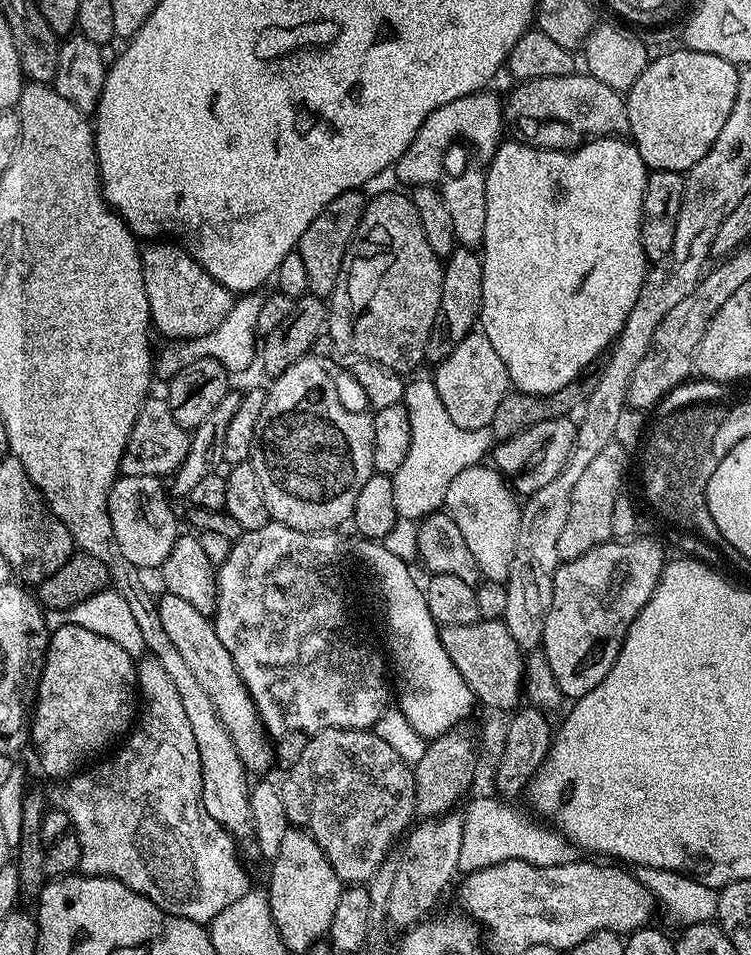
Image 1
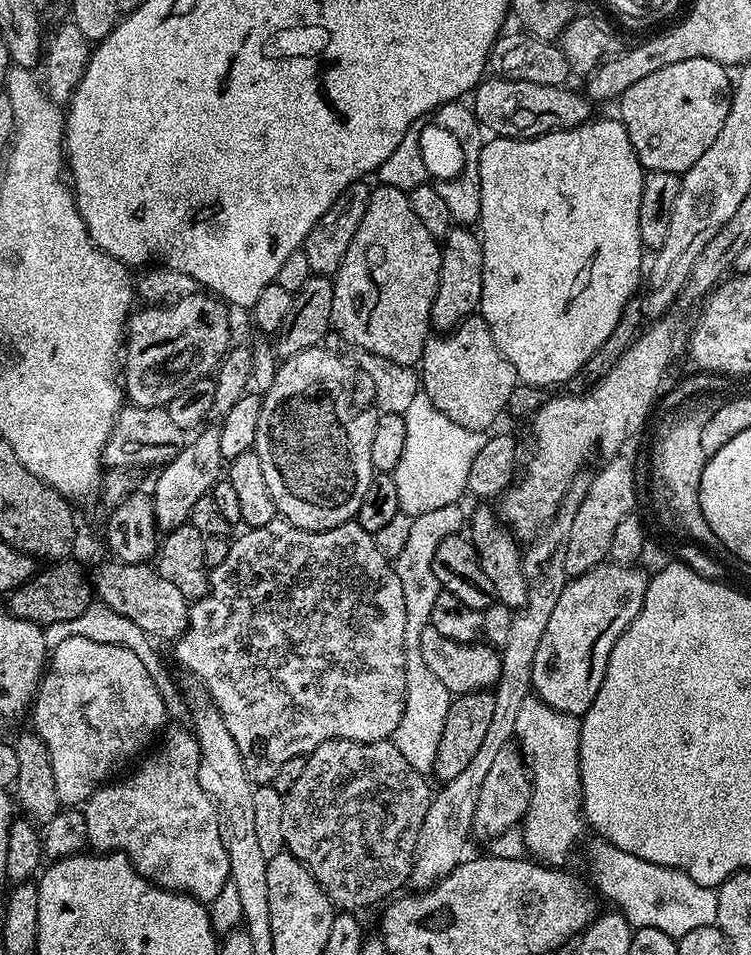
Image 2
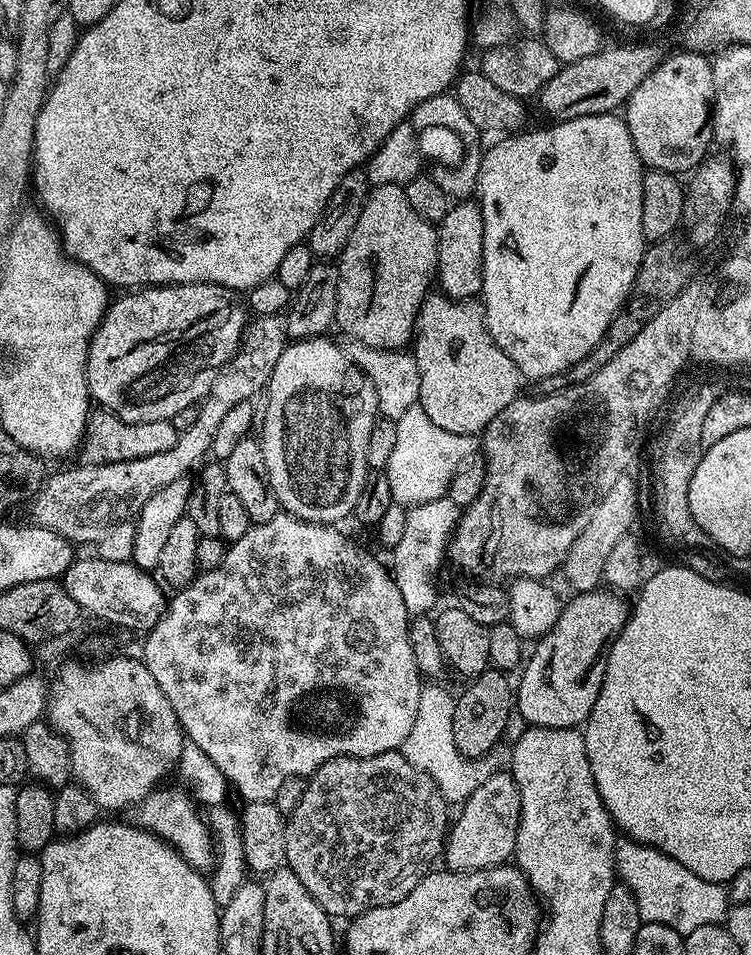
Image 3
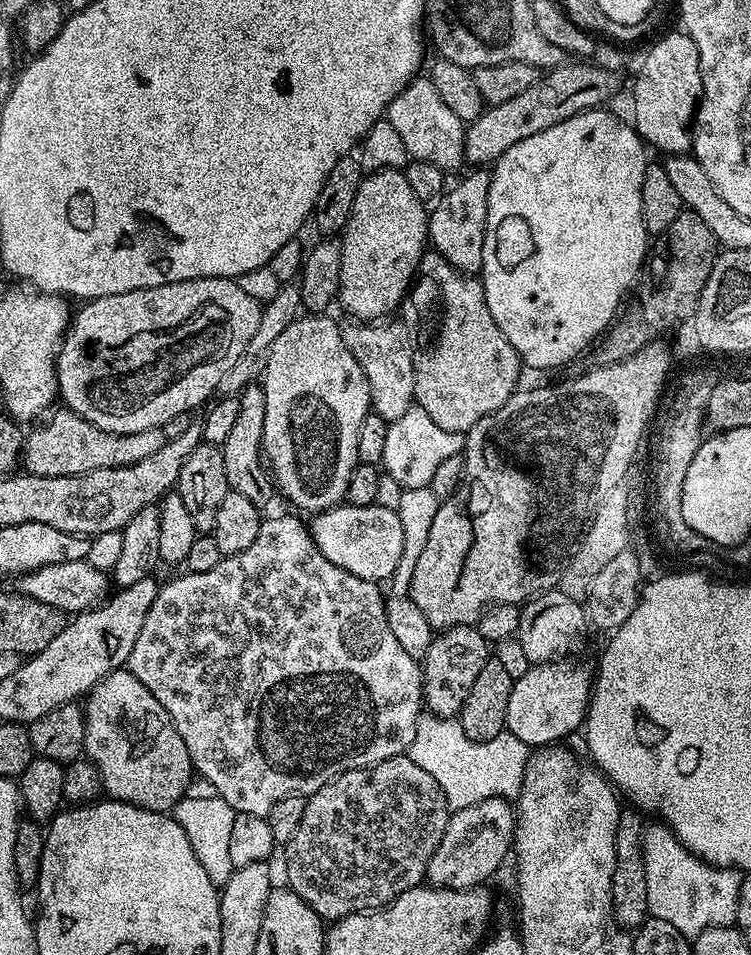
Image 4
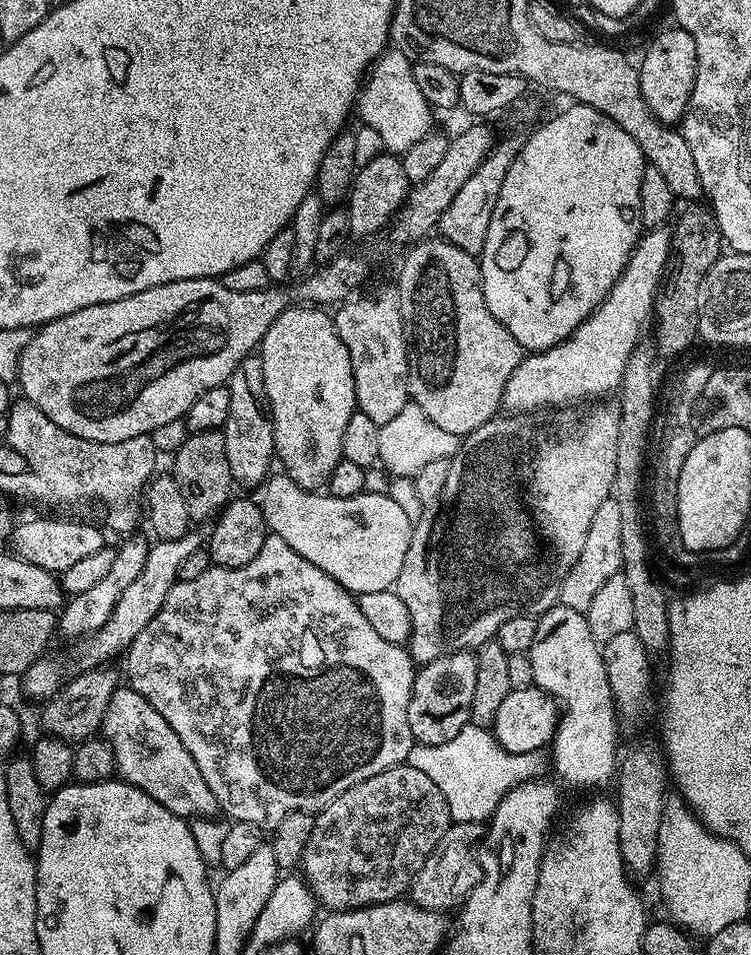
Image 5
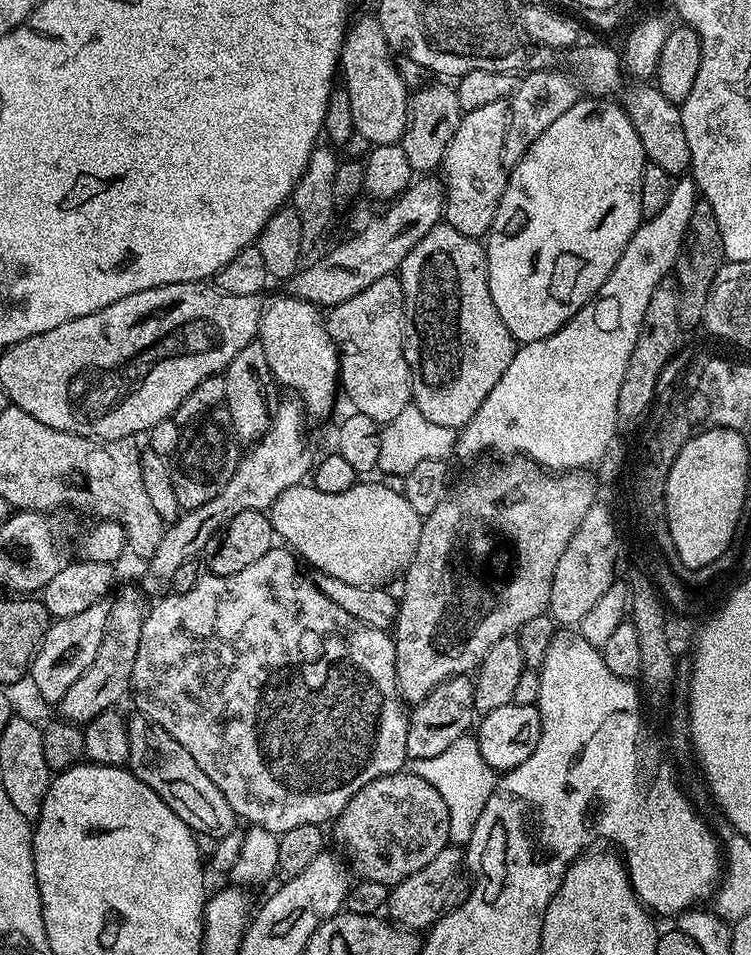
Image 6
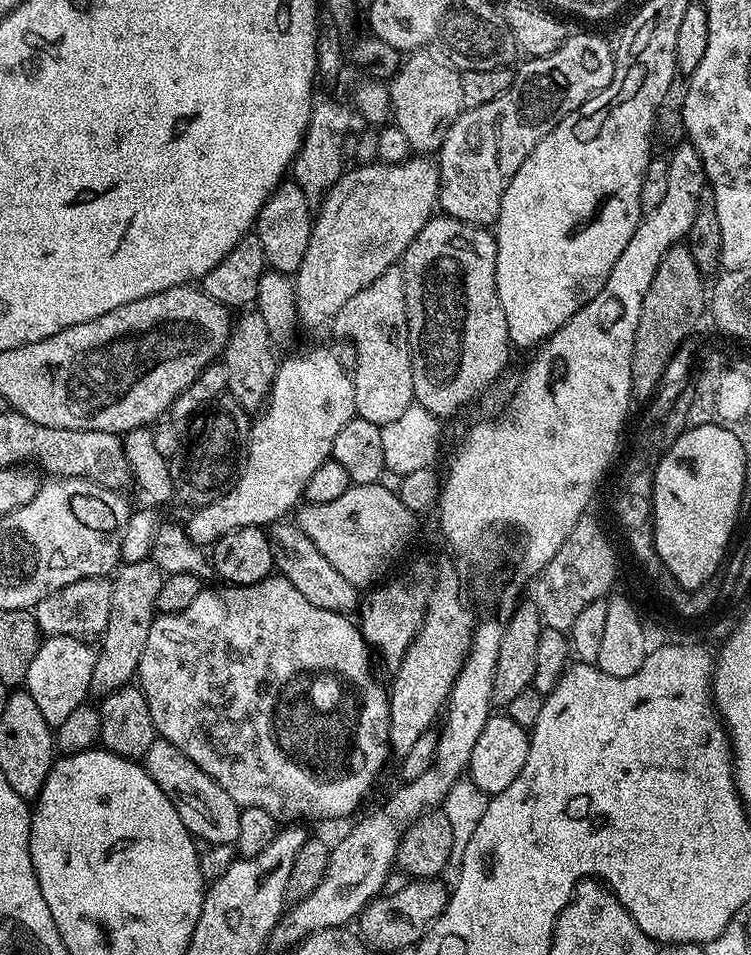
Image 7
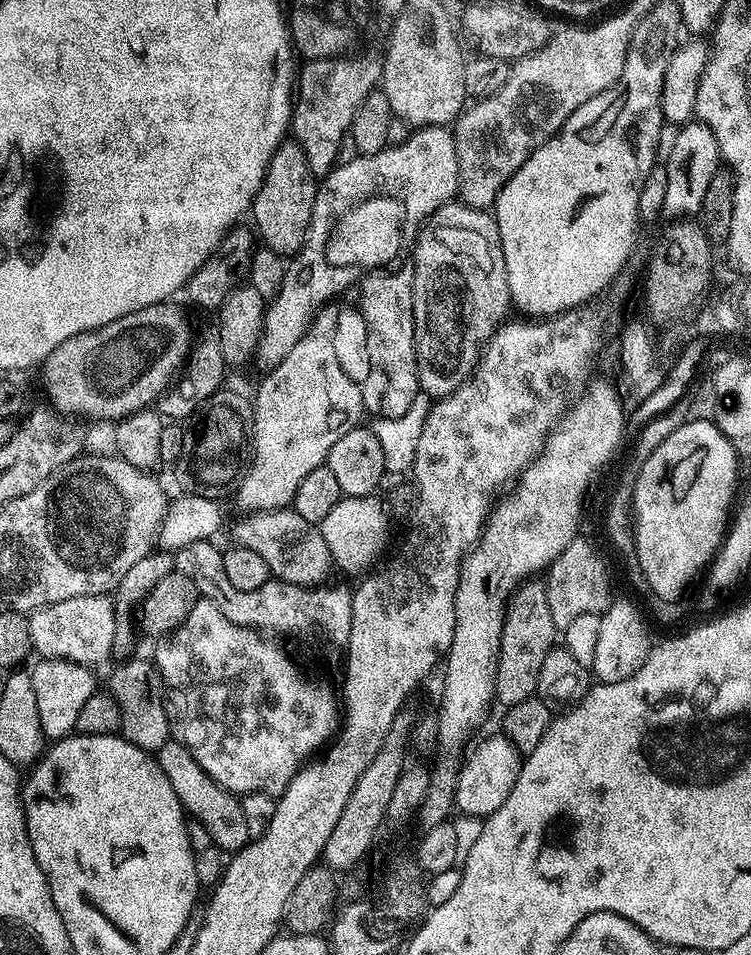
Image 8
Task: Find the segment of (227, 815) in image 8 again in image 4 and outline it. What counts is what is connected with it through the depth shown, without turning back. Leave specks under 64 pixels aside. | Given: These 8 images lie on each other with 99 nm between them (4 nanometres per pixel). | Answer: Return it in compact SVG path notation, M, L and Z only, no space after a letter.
M113 670L103 676L92 691L87 693L82 704L84 713L84 752L87 759L95 764L100 771L100 782L103 791L111 799L121 800L151 812L171 813L172 807L189 791L194 777L192 759L186 750L186 742L182 742L182 734L172 725L170 714L134 678L134 674L127 670Z

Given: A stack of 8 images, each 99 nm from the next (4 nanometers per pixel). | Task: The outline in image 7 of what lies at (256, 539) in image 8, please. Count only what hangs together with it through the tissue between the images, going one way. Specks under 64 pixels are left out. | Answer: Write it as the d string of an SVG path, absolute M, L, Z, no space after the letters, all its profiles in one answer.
M277 522L267 529L275 571L287 578L290 586L294 586L294 590L298 590L302 598L314 602L314 606L322 606L322 610L331 612L355 613L362 599L361 589L334 570L329 559L318 550L296 522L288 523Z

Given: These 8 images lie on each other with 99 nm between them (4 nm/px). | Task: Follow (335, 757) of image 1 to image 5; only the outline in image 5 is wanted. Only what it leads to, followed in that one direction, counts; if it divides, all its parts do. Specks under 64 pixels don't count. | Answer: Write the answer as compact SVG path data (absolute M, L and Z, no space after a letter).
M407 762L394 766L390 770L382 770L382 774L374 774L370 778L350 786L350 790L346 790L341 796L334 798L334 802L330 802L326 807L319 809L314 817L313 833L303 856L302 869L304 868L304 872L302 871L302 876L312 893L315 894L317 901L323 907L325 904L328 910L366 908L370 904L386 904L390 900L401 899L411 889L414 878L418 874L418 870L422 870L426 858L430 858L430 854L436 850L438 842L442 842L446 830L452 827L454 823L450 814L450 806L446 802L442 790L438 790L438 786L434 786L434 782L430 782L430 778L426 778L426 774L422 774L422 770L418 770L413 764Z

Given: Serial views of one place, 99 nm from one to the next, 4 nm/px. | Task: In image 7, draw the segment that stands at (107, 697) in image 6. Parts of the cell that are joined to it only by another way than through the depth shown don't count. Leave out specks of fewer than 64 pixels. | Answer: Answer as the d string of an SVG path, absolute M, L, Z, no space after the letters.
M151 558L142 562L124 564L115 573L110 598L110 618L99 641L101 644L98 644L94 662L91 689L93 693L107 694L115 688L123 688L133 683L134 677L140 670L142 649L145 648L146 638L150 635L150 626L158 615L156 607L158 590L162 590L165 575Z

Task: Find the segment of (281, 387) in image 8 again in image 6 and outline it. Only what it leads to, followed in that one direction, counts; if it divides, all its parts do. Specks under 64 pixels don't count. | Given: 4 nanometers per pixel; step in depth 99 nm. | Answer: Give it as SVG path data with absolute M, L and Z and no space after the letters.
M284 408L281 412L277 411L268 433L261 440L257 440L255 444L251 445L249 452L252 453L244 461L239 461L236 464L236 472L230 478L230 482L226 482L226 486L222 486L222 494L210 498L210 502L206 502L202 506L187 509L179 520L171 521L165 527L162 542L158 542L158 550L152 555L151 560L147 561L145 567L148 568L144 572L144 584L142 583L145 593L167 593L174 578L174 573L178 571L178 566L182 566L184 560L197 559L203 553L206 542L210 542L210 538L214 538L214 534L228 524L230 518L234 518L234 514L242 514L244 510L264 512L271 507L283 491L289 490L290 487L294 487L296 484L305 483L306 477L314 467L314 456L308 453L308 444L304 441L304 424L300 421L301 413L297 412L292 408Z

